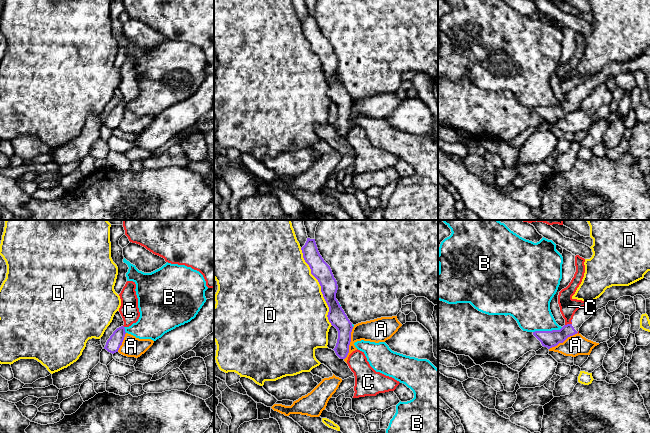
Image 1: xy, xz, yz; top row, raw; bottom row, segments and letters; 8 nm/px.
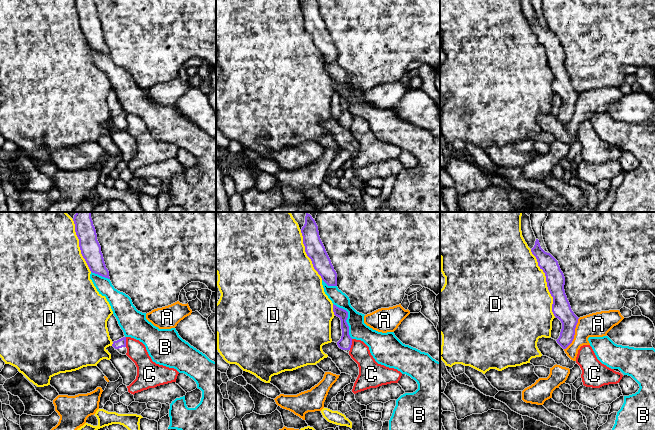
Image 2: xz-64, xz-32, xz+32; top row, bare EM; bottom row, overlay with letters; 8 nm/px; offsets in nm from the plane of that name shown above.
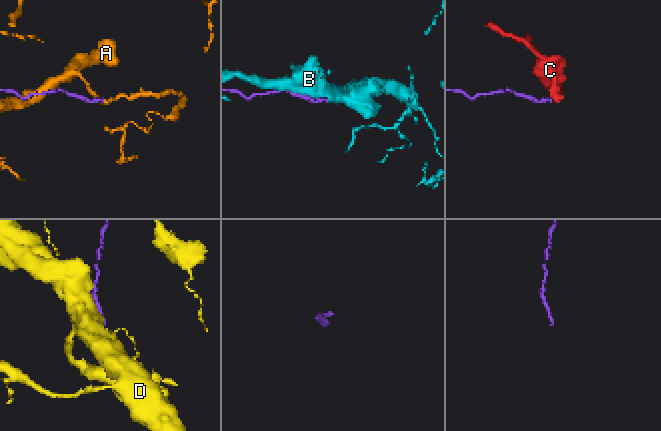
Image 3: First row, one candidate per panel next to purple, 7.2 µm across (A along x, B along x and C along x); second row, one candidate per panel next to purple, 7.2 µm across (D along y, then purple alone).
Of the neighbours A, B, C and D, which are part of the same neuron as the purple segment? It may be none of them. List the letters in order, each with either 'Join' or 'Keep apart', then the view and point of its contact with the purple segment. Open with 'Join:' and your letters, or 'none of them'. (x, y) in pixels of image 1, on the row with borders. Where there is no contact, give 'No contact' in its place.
Join: none of them
A: Keep apart. Touches purple at xz (349, 343)
B: Keep apart. Touches purple at yz (547, 331)
C: Keep apart. Touches purple at yz (569, 324)
D: Keep apart. Touches purple at xz (321, 287)

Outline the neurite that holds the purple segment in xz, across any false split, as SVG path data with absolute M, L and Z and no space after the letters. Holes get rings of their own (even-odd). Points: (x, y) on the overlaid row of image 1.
M307 238L301 250L305 262L311 269L311 274L318 280L321 286L321 292L329 307L328 320L338 331L337 343L333 350L340 359L345 359L349 353L353 326L336 299L337 281L330 266L320 255L315 239Z

